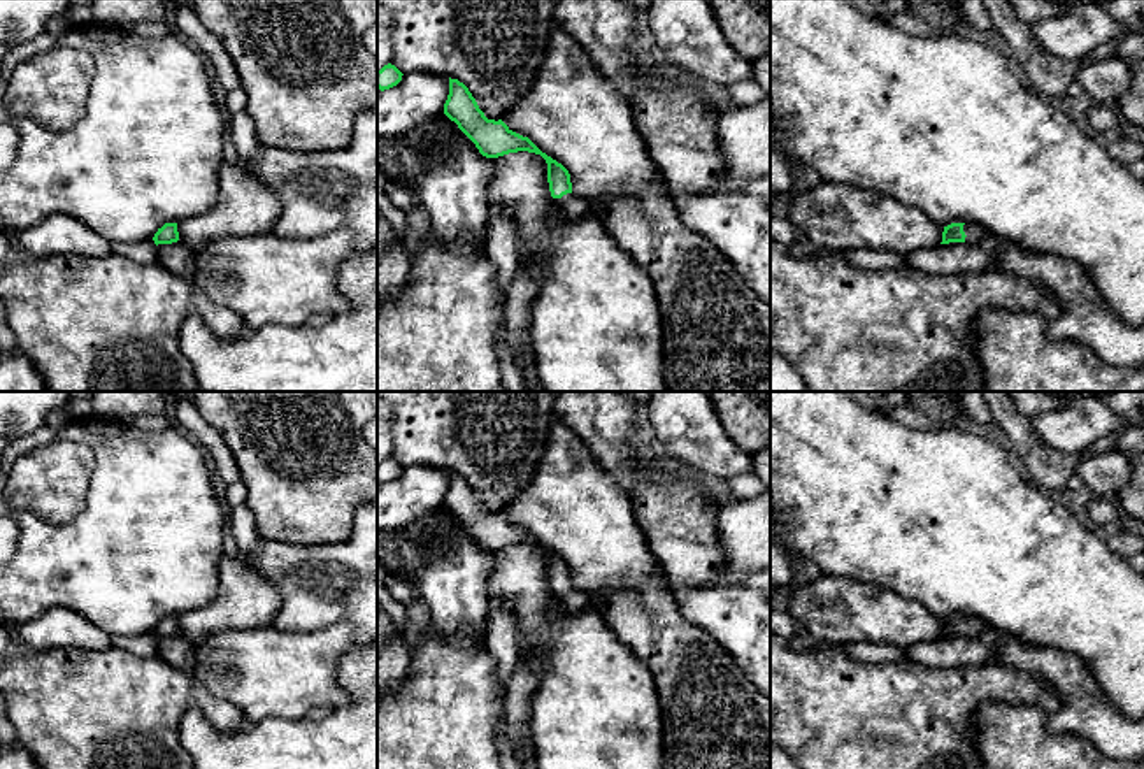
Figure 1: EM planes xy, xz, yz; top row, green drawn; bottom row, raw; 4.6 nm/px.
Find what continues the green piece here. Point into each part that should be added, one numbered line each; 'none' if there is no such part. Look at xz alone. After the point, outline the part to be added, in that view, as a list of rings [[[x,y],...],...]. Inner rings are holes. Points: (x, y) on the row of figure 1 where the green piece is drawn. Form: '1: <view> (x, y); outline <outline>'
1: xz (574, 206); outline [[[574,191],[563,195],[561,198],[554,198],[554,202],[570,219],[579,219],[591,214],[600,218],[600,209],[591,200],[583,198]]]

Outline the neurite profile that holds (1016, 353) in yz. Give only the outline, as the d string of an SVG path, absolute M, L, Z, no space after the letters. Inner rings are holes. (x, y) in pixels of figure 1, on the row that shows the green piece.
M990 309L974 323L984 392L1144 392L1144 365L1114 367L1079 341L1051 339L1040 314Z

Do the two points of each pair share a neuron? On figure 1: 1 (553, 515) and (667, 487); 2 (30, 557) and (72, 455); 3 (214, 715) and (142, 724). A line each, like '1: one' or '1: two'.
1: two
2: two
3: one

